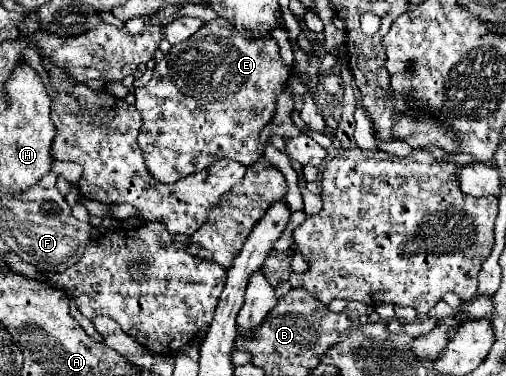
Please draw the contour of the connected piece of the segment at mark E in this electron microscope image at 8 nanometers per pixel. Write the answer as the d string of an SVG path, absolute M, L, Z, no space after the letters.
M224 18L206 22L188 40L172 46L170 52L156 62L152 80L142 90L134 92L136 110L142 116L138 146L144 152L144 160L152 176L172 184L188 174L203 170L218 158L232 158L244 166L254 164L262 156L264 148L258 138L260 130L272 120L276 110L274 98L282 92L288 78L290 70L282 64L278 44L272 38L248 42Z

